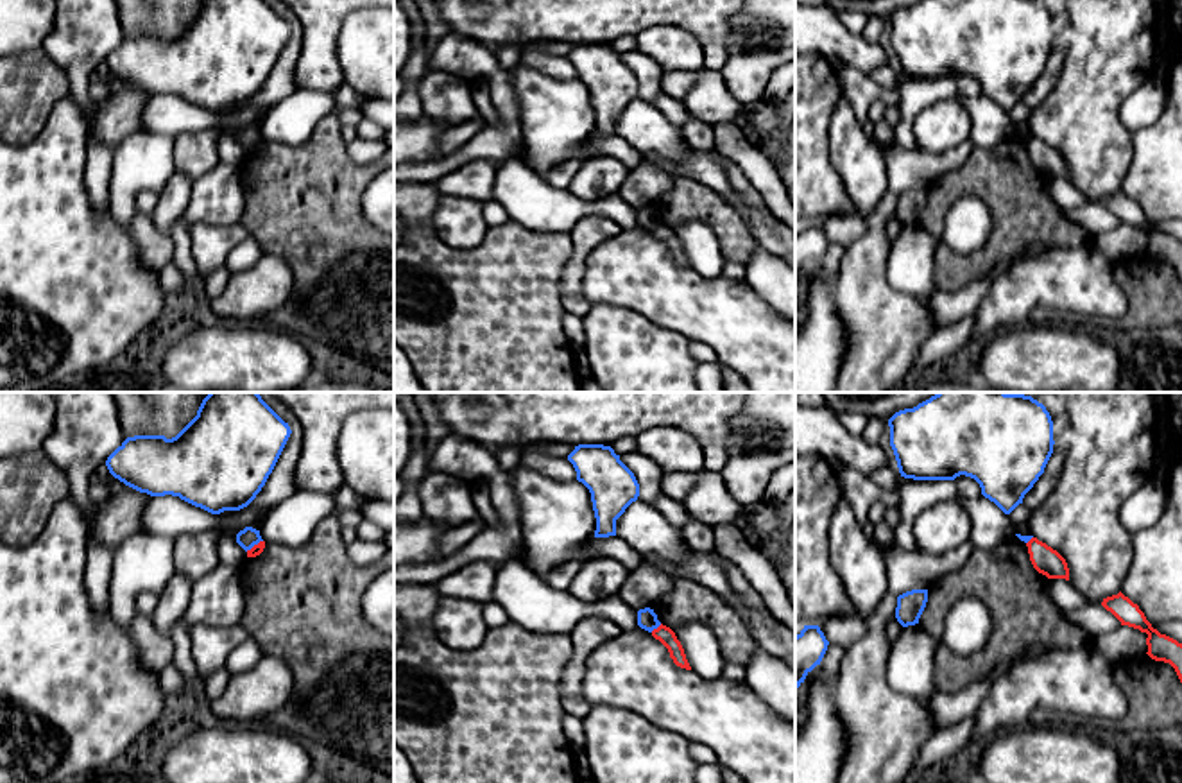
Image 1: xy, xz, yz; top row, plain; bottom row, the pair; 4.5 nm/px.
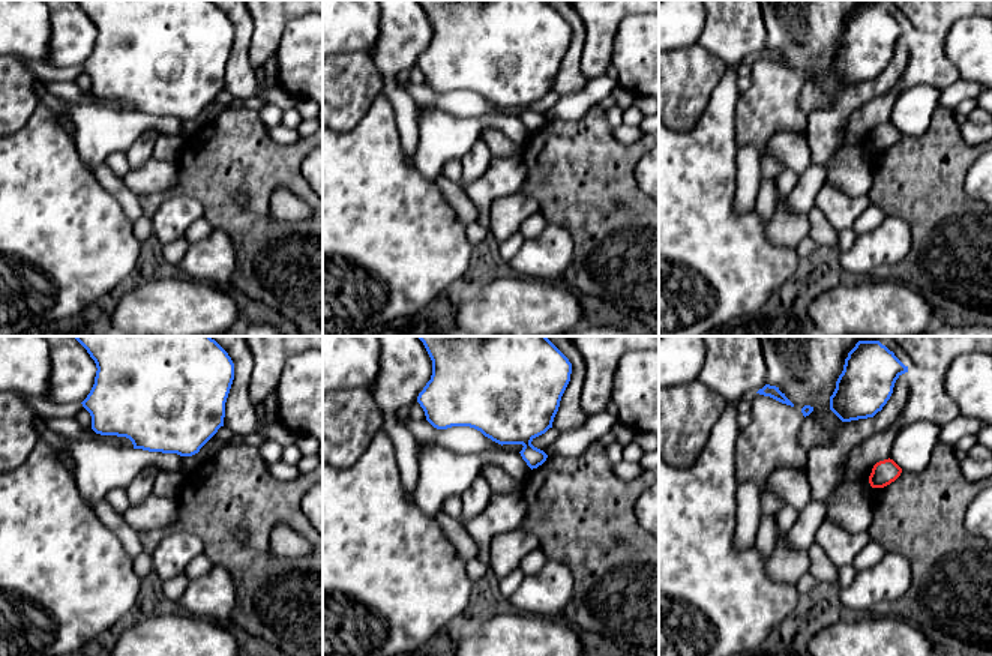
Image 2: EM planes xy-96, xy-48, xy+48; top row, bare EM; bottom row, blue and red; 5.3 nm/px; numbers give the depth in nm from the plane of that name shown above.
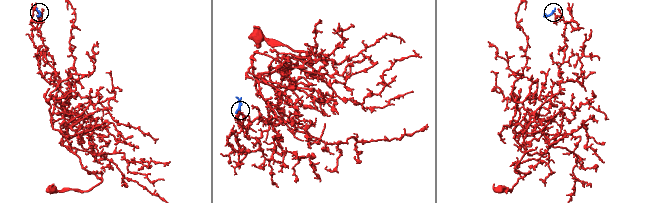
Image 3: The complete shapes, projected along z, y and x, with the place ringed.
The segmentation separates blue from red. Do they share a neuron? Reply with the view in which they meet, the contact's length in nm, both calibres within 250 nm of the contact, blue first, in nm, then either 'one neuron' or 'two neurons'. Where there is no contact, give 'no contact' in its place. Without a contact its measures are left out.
xz | 70 nm | 90/80 nm | two neurons

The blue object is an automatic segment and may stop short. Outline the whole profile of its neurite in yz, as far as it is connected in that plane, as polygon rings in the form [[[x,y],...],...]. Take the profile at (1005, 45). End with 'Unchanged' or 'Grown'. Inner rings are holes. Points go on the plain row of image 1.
[[[922,0],[888,18],[901,75],[974,77],[1010,113],[1053,52],[1053,20],[1039,0]]]. Unchanged

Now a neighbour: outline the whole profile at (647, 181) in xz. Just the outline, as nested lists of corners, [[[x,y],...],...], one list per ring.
[[[643,159],[629,170],[618,195],[636,210],[650,206],[672,188],[672,177],[664,168]]]

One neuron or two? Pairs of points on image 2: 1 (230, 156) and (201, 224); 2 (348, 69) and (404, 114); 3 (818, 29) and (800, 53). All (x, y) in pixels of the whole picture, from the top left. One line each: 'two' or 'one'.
1: two
2: two
3: one

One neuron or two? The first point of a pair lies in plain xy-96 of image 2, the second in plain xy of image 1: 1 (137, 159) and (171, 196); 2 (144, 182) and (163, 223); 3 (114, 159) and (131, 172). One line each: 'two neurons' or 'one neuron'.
1: one neuron
2: two neurons
3: two neurons

